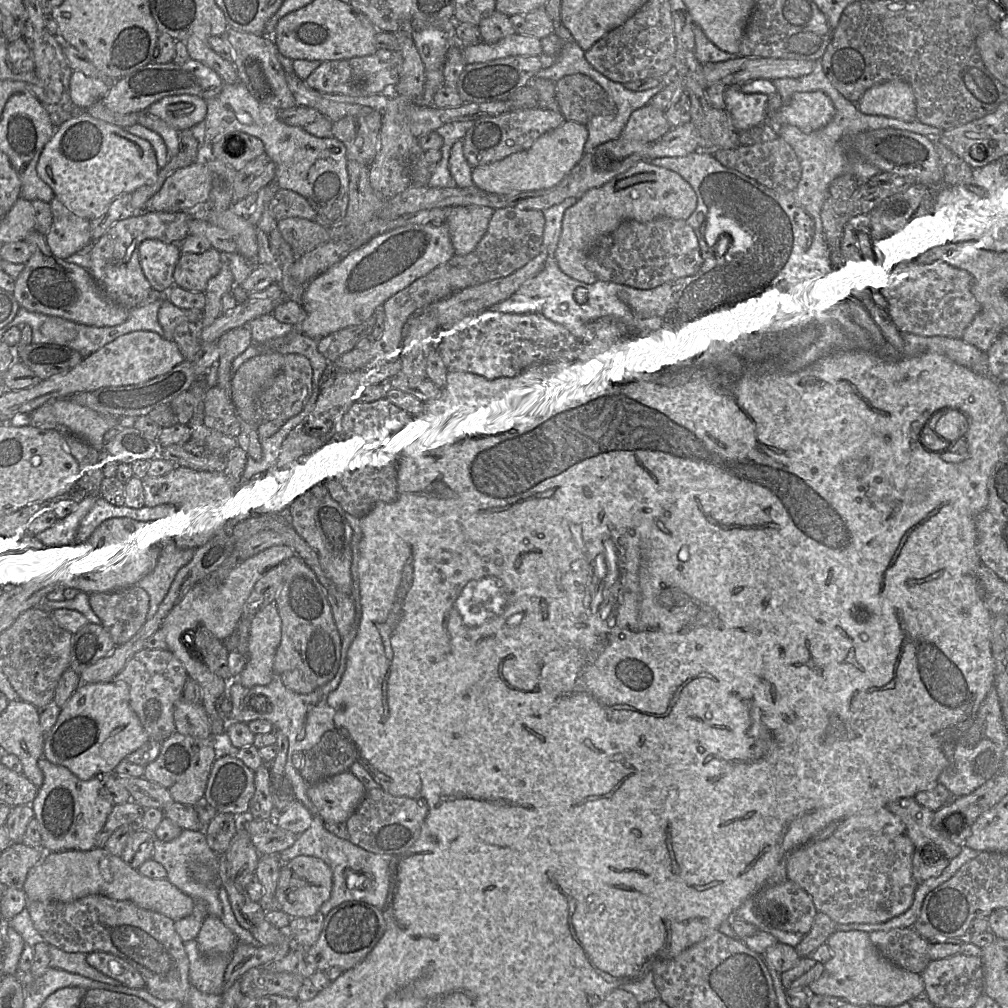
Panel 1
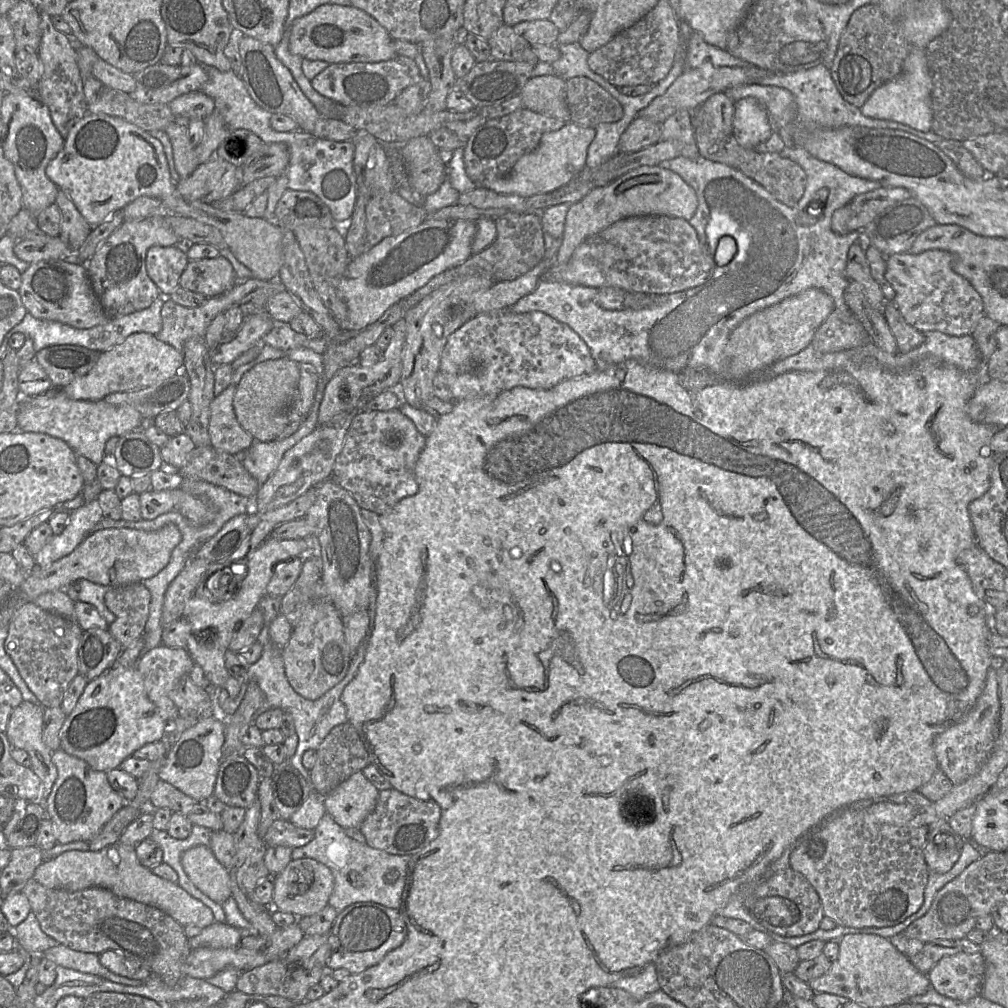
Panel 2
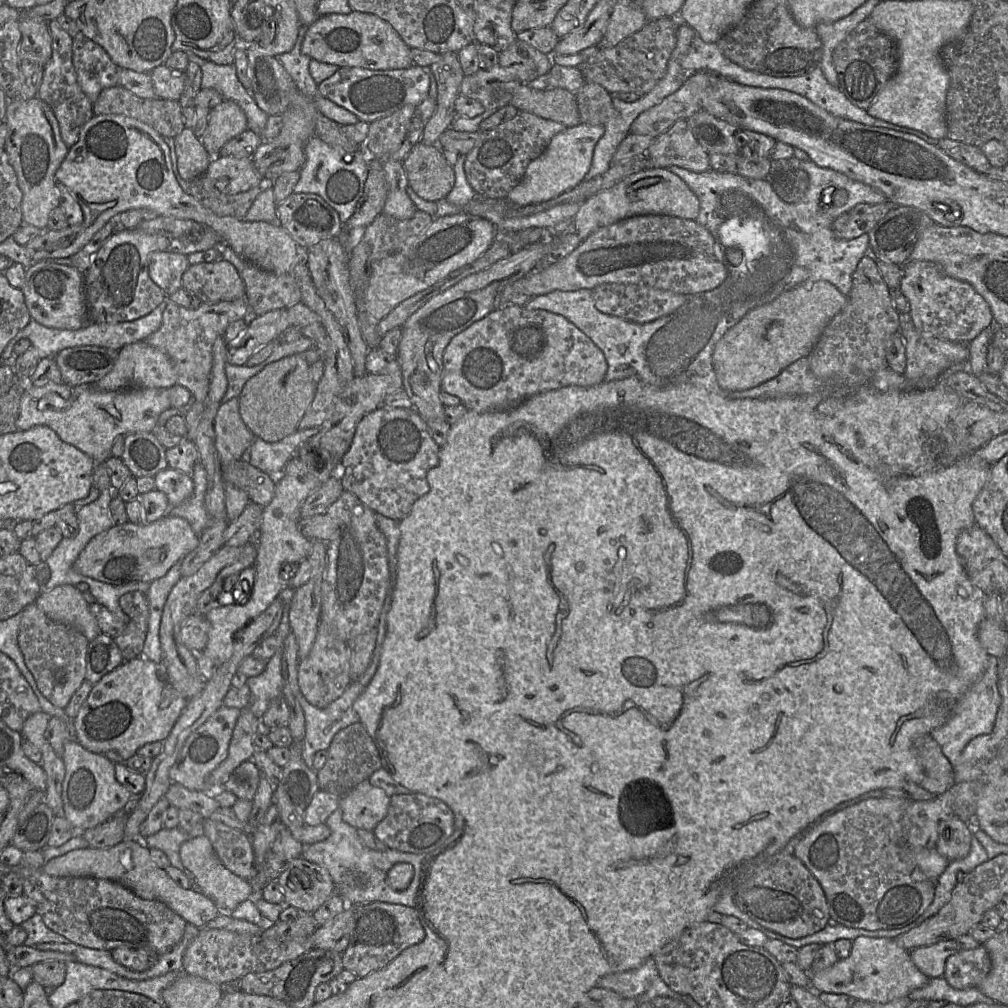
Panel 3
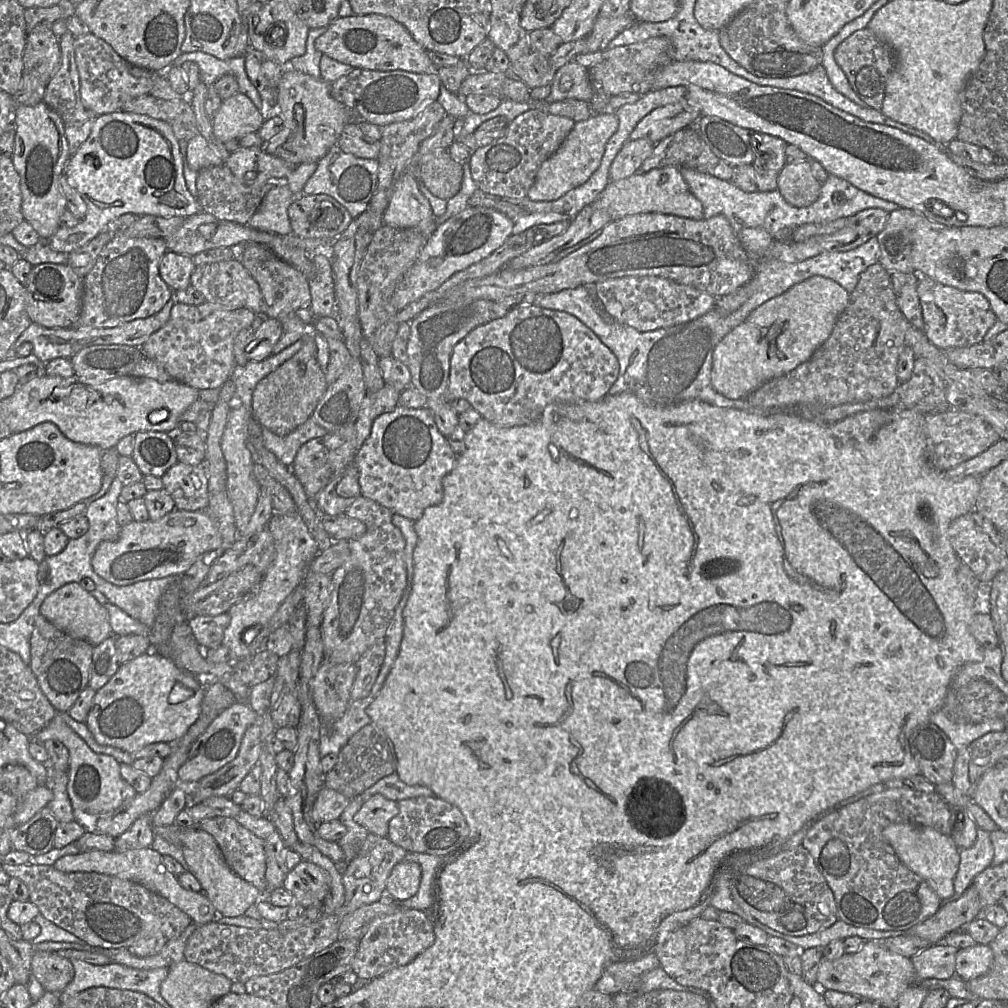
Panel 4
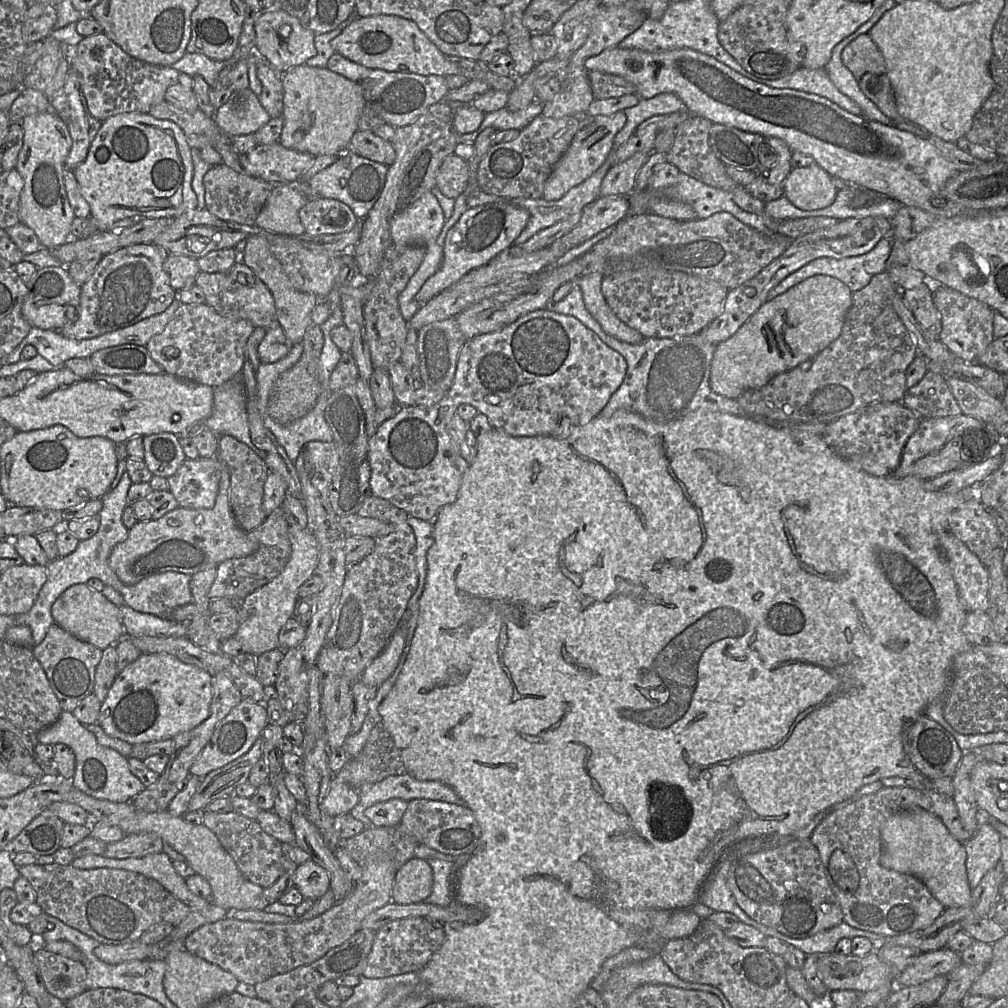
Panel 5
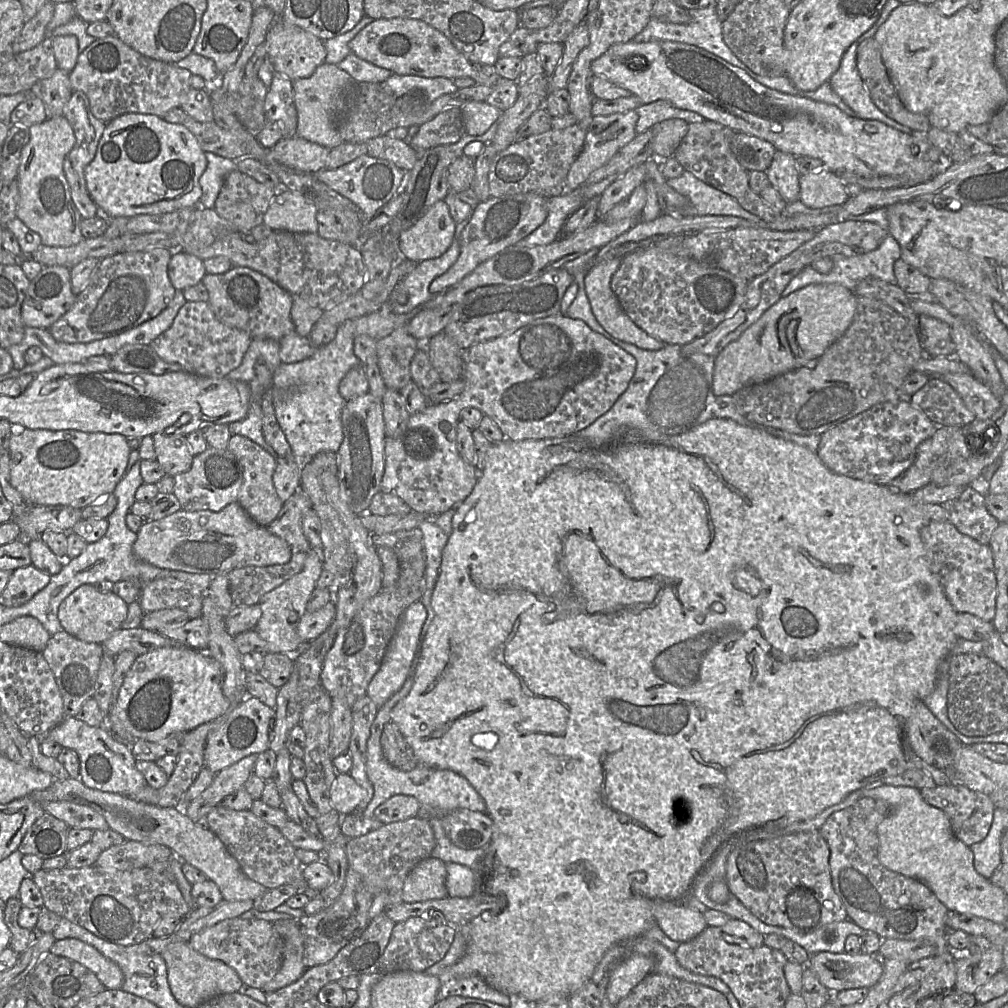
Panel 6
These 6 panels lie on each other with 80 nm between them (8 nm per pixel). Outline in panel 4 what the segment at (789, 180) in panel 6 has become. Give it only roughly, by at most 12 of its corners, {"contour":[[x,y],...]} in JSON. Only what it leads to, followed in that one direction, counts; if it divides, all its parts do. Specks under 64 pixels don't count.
{"contour":[[754,132],[753,166],[778,175],[786,165],[787,143]]}

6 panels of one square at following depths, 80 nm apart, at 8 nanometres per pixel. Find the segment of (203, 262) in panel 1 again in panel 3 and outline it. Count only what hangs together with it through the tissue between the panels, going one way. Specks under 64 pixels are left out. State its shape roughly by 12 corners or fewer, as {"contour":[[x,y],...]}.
{"contour":[[223,258],[190,265],[182,287],[203,303],[245,297]]}

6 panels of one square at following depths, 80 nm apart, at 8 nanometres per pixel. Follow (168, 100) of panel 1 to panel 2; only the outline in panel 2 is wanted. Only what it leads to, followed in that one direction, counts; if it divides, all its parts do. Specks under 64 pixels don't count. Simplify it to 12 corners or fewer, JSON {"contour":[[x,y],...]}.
{"contour":[[202,90],[167,105],[175,118],[205,120],[215,109]]}

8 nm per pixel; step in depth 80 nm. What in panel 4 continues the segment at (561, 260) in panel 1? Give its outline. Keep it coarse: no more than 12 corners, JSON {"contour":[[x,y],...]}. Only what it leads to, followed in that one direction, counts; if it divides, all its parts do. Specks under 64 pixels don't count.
{"contour":[[675,166],[609,181],[591,205],[641,213],[703,219]]}

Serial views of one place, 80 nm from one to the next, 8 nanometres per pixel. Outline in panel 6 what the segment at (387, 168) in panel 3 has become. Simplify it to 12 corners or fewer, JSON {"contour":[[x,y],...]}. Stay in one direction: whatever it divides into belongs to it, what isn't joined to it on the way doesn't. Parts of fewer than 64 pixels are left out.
{"contour":[[436,202],[400,234],[400,254],[417,263],[458,242],[460,224]]}

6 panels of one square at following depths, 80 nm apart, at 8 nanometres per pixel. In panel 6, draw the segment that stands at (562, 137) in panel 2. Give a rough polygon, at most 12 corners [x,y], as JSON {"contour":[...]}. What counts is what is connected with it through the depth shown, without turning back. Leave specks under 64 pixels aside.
{"contour":[[635,110],[593,116],[565,192],[635,136]]}

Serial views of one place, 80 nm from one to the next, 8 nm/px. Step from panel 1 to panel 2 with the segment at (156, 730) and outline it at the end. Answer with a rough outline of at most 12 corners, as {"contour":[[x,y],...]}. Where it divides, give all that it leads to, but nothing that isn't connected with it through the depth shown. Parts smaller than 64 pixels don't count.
{"contour":[[185,649],[146,651],[134,665],[168,728],[171,692],[194,665]]}

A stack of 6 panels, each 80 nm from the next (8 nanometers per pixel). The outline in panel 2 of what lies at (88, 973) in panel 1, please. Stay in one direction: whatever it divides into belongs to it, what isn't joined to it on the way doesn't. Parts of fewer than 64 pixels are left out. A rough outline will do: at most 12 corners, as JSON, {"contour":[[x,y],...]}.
{"contour":[[62,944],[44,955],[58,966],[98,975],[131,986],[130,979],[105,968],[99,954],[76,951]]}

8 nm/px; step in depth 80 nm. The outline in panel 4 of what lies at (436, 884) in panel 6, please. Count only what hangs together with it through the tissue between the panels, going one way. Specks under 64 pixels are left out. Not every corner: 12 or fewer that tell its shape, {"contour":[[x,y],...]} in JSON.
{"contour":[[396,864],[386,882],[396,900],[414,896],[420,887],[421,866]]}

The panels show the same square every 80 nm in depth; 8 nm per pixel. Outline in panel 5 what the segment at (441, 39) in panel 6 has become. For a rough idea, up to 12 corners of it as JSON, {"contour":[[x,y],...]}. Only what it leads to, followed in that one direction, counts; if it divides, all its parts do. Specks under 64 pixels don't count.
{"contour":[[357,18],[332,39],[370,69],[461,74],[511,93],[513,77],[448,61],[415,22]]}

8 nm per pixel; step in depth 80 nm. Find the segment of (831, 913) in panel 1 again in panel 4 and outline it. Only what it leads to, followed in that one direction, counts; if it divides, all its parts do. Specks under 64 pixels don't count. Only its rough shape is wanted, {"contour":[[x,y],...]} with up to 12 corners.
{"contour":[[885,789],[820,817],[801,845],[838,920],[905,931],[943,901],[885,840],[949,836],[936,791]]}

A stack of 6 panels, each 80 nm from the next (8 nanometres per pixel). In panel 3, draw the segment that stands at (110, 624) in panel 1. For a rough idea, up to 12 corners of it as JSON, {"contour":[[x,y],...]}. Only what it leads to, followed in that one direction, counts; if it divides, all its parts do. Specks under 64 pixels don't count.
{"contour":[[147,594],[122,595],[129,617],[113,639],[124,661],[142,654],[149,626]]}

